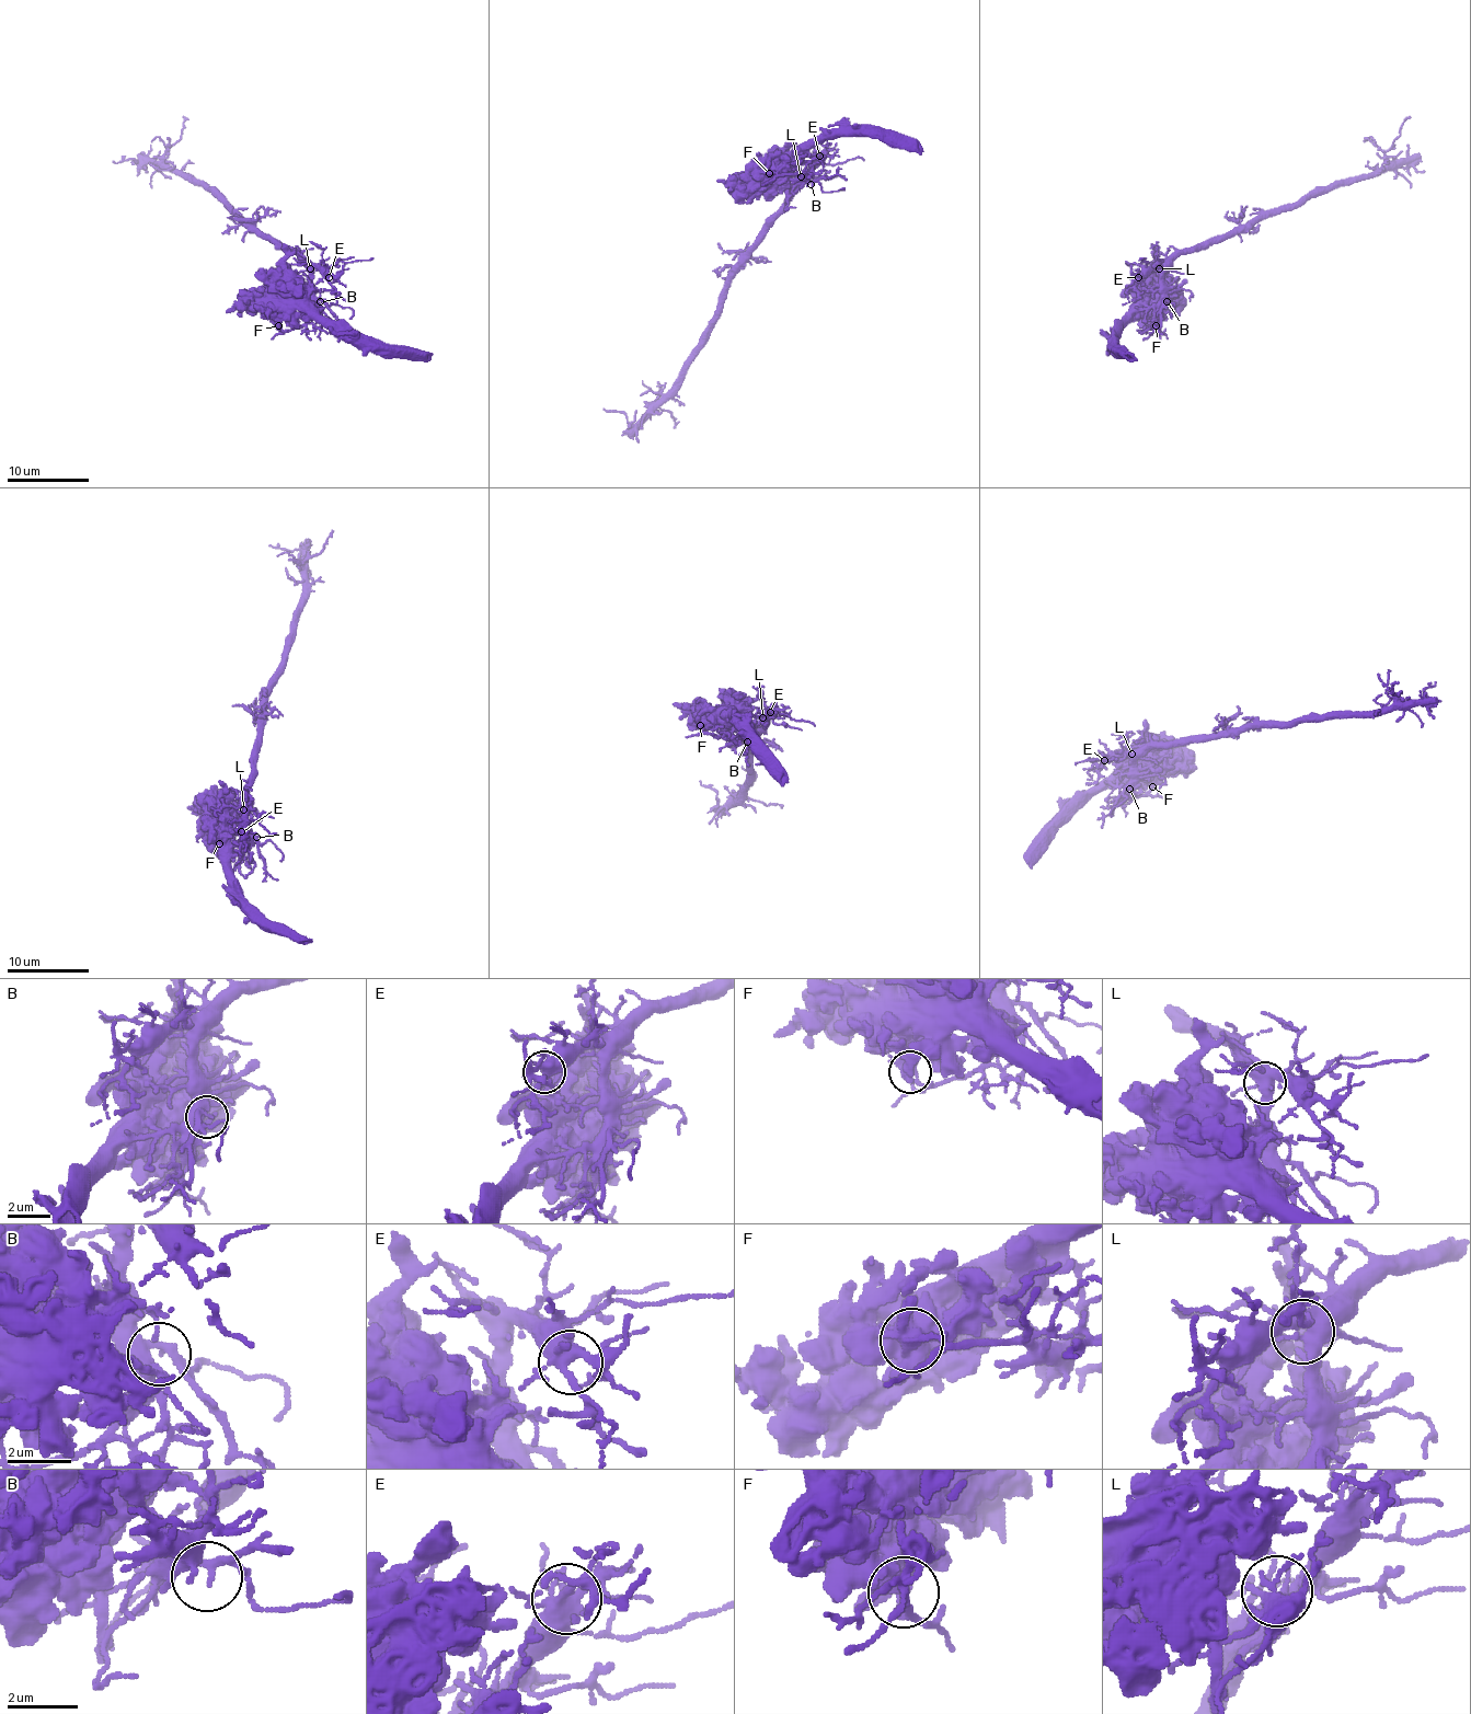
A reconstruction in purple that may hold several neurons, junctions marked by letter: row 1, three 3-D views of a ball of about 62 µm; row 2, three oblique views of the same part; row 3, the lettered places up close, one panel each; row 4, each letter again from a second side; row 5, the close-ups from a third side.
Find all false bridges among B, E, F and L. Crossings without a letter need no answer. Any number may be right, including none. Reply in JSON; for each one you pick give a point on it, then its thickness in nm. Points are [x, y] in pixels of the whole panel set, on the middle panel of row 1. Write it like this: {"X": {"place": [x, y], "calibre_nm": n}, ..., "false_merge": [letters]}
{"F": {"place": [769, 173], "calibre_nm": 380}, "false_merge": ["F"]}

